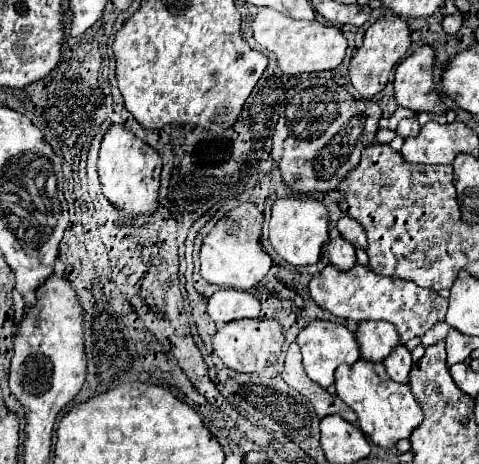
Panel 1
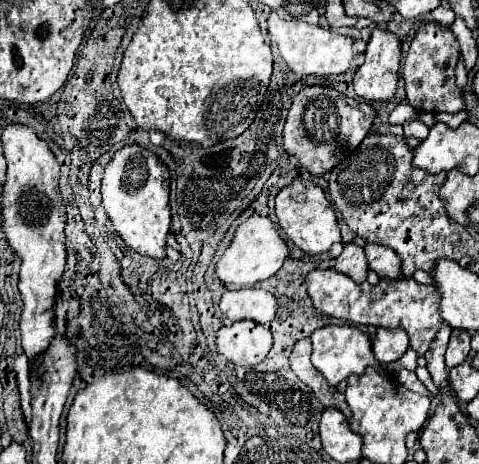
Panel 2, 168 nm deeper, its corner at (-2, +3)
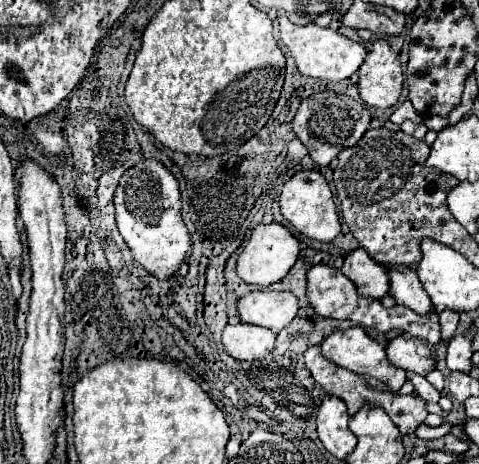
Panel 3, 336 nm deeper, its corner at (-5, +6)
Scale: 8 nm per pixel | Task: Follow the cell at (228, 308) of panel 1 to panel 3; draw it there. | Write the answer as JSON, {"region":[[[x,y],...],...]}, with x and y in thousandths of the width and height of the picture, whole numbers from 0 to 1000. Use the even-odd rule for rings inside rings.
{"region":[[[534,625],[497,647],[497,677],[505,694],[564,707],[580,720],[597,707],[622,672],[622,642],[610,629]]]}

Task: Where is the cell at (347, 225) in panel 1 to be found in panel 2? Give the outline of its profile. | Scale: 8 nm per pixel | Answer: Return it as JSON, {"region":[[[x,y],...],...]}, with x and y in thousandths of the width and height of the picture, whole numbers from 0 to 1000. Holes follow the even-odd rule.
{"region":[[[758,524],[770,575],[795,597],[795,601],[829,601],[837,597],[837,580],[833,580],[833,554],[825,550],[825,541],[795,532],[795,528],[779,528],[779,524]]]}

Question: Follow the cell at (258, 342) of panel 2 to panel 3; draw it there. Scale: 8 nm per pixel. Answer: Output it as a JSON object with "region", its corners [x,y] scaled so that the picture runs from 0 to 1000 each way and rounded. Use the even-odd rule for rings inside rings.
{"region":[[[476,698],[463,716],[463,741],[493,776],[551,772],[559,763],[559,741],[568,741],[572,728],[572,716],[522,698]]]}

